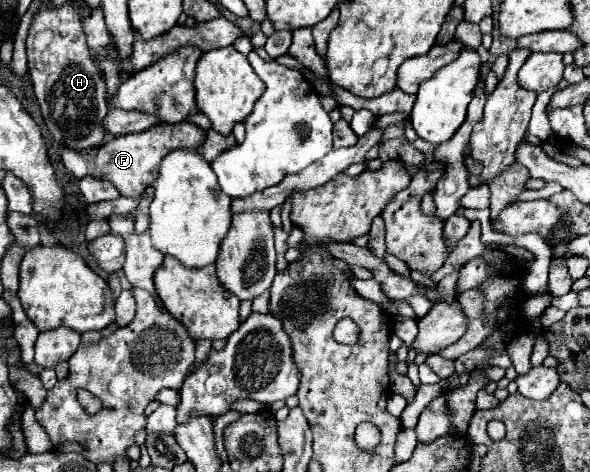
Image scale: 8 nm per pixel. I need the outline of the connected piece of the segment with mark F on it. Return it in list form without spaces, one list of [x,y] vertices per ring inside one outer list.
[[[182,121],[182,123],[158,123],[142,133],[130,133],[124,137],[114,137],[106,143],[102,143],[100,147],[94,149],[84,149],[84,151],[76,151],[70,147],[64,147],[60,157],[64,167],[68,169],[68,173],[72,173],[76,179],[82,179],[86,175],[96,177],[96,179],[104,179],[110,181],[122,197],[132,197],[138,199],[142,195],[142,191],[154,183],[156,175],[158,175],[158,165],[160,159],[166,155],[166,151],[172,151],[176,147],[200,147],[204,143],[204,135],[206,131],[202,131],[198,125],[190,123],[190,121]]]

